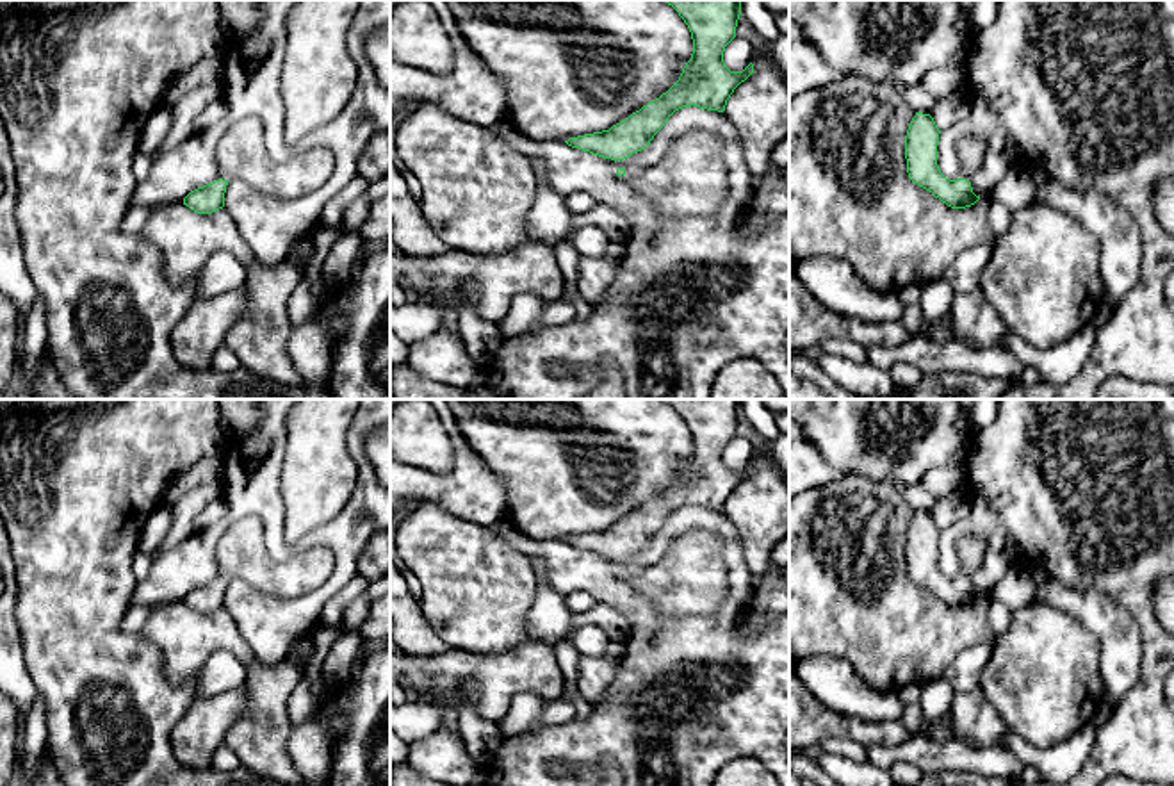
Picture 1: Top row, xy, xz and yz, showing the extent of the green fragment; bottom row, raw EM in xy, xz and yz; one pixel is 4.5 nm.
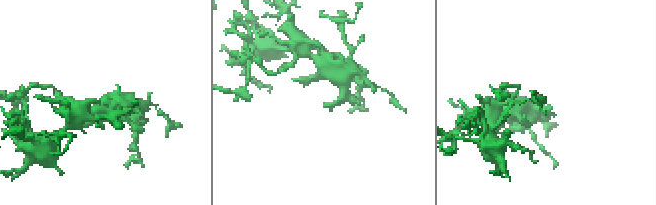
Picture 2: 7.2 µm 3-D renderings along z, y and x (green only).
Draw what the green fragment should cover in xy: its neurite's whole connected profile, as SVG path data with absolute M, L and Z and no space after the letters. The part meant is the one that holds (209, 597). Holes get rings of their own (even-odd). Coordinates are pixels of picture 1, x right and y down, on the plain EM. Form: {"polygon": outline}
{"polygon": "M244 517L221 533L217 544L221 577L191 590L183 604L198 613L212 613L224 606L230 579L242 579L258 592L298 597L324 585L335 567L335 556L326 547L296 549L290 560L278 560L265 549L264 522Z"}

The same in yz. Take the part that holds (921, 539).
{"polygon": "M916 512L905 535L909 577L951 608L971 606L980 595L973 592L969 577L982 567L987 540L973 533L958 536L957 556L962 576L950 579L937 565L939 533L941 529L930 513Z"}

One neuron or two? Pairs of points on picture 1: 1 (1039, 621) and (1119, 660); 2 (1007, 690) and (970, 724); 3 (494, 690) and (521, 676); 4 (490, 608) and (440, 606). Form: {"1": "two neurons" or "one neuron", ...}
{"1": "two neurons", "2": "two neurons", "3": "one neuron", "4": "one neuron"}

